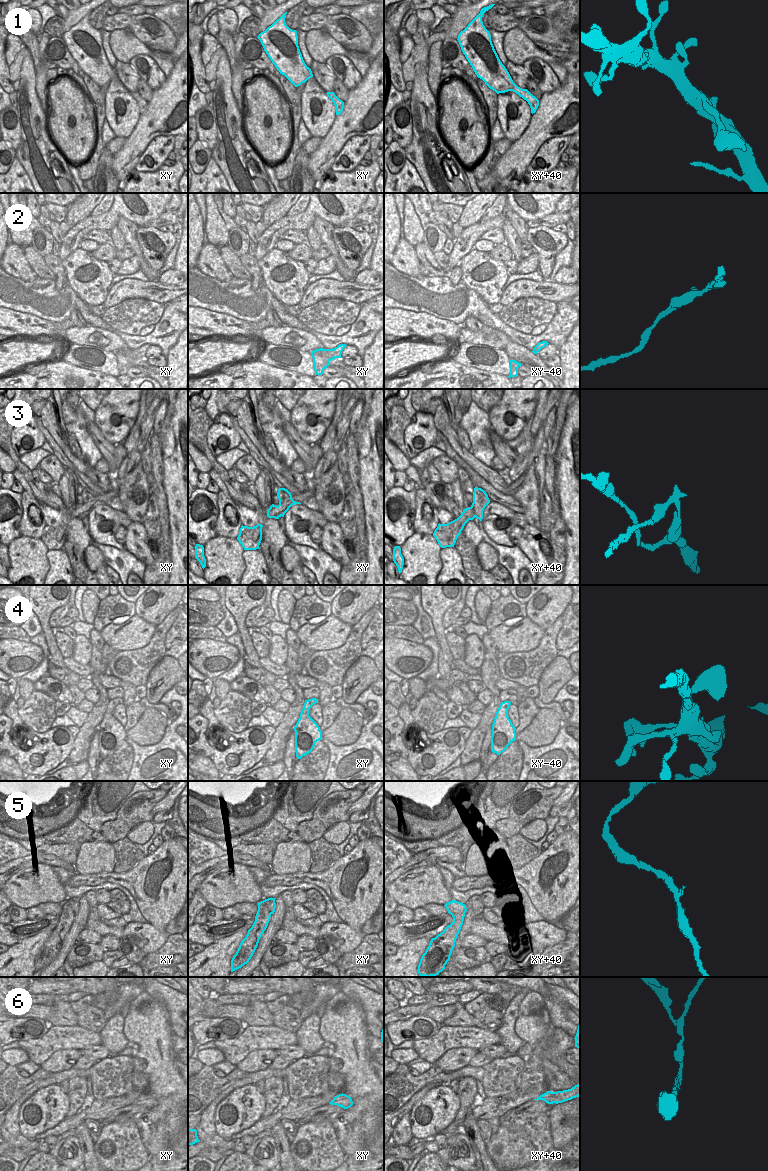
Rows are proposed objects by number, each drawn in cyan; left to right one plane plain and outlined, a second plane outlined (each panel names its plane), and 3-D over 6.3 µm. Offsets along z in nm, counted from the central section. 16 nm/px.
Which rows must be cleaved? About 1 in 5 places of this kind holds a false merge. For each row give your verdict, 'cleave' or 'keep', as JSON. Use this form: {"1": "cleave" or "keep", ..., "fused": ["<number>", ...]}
{"1": "keep", "2": "keep", "3": "cleave", "4": "keep", "5": "keep", "6": "keep", "fused": ["3"]}

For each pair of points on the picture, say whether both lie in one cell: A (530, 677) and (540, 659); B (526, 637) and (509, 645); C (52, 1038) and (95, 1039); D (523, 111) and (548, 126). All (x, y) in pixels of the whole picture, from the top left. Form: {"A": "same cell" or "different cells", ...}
{"A": "same cell", "B": "same cell", "C": "same cell", "D": "different cells"}

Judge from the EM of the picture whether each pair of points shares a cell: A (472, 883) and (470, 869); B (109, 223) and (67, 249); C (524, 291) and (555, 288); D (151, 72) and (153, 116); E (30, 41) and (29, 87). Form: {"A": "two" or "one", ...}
{"A": "two", "B": "one", "C": "one", "D": "two", "E": "two"}

